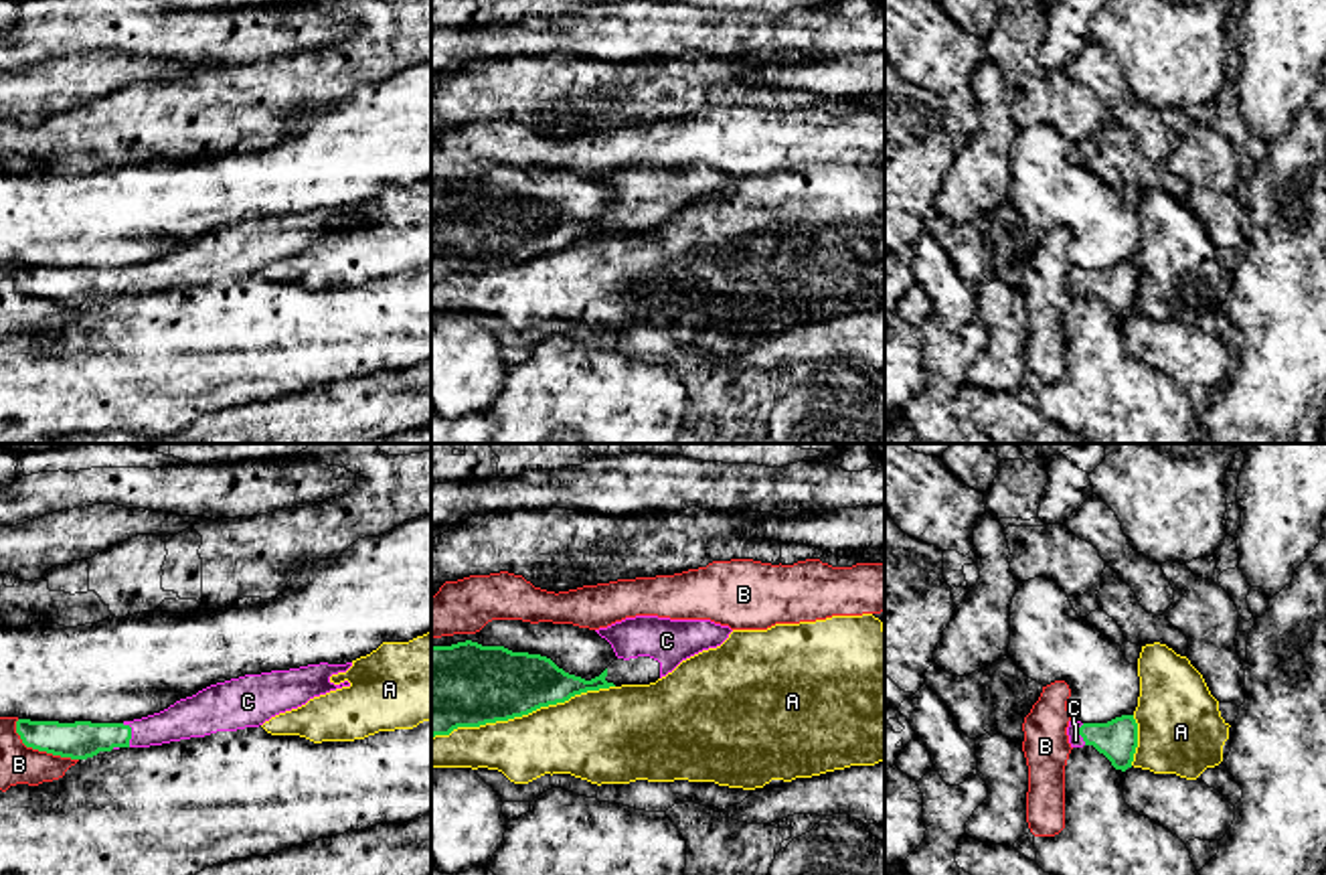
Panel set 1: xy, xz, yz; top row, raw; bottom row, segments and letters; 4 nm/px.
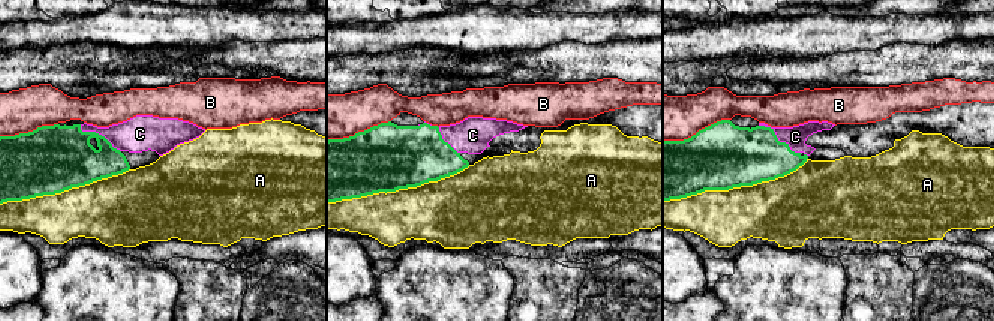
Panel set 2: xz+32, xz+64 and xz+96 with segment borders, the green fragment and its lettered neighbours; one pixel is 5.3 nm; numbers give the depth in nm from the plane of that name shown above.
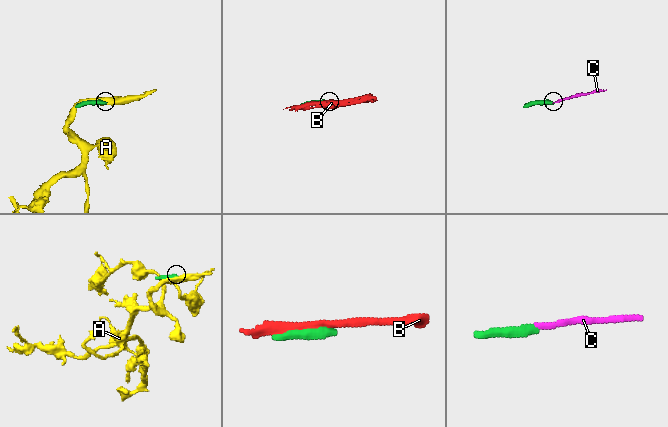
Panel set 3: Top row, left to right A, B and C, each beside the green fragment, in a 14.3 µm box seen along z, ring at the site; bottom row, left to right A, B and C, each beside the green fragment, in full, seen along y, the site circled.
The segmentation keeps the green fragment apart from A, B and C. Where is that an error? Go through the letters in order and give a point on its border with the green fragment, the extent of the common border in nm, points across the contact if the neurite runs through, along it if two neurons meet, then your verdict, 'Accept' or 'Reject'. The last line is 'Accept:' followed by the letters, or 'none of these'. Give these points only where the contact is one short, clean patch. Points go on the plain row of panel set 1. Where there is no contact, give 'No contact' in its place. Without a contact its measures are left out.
A: Touches green at xz (523, 260). Shared border 750 nm. Reject
B: Touches green at xy (41, 296). Shared border 300 nm. Reject
C: Touches green at xy (130, 280). Shared border 100 nm. Path across: xy (79, 286), (130, 280), (164, 274), (189, 264). Accept
Accept: C

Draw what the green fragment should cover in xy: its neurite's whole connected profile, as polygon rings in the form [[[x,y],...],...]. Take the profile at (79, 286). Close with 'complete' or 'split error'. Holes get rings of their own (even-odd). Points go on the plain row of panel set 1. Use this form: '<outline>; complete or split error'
[[[308,211],[289,217],[245,221],[211,231],[168,255],[123,269],[59,269],[18,265],[16,280],[26,294],[71,306],[87,306],[119,294],[150,294],[170,288],[204,284],[217,277],[259,273],[271,263],[298,255],[310,245],[350,233],[334,231],[332,221],[346,211]]]; split error

